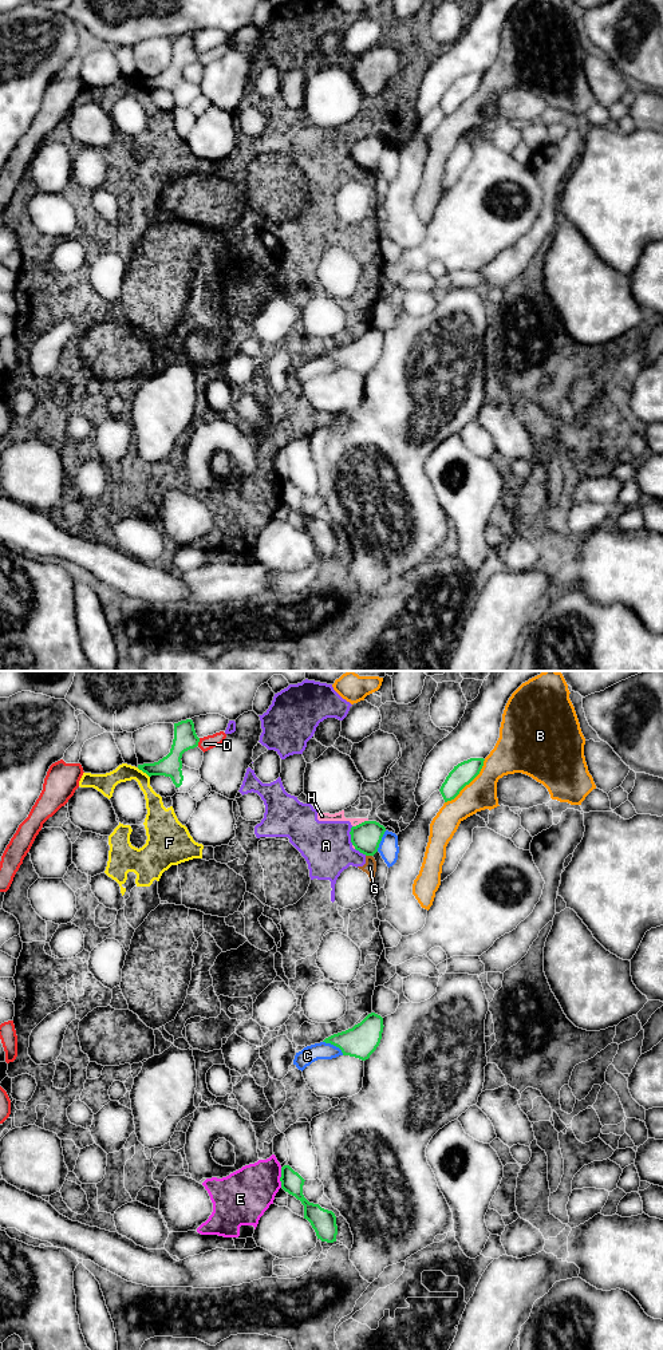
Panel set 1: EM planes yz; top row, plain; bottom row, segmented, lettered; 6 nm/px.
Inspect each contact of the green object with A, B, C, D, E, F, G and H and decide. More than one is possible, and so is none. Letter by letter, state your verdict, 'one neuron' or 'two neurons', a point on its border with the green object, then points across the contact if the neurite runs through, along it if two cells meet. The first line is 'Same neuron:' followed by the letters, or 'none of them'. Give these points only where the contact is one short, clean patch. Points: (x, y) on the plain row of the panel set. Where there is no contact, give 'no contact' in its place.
Same neuron: none of them
A: two neurons | yz (351, 150) | along yz (352, 141), (350, 146), (351, 158)
B: two neurons | yz (468, 98)
C: two neurons | yz (334, 359)
D: two neurons | yz (198, 55)
E: two neurons | yz (280, 492) | along yz (281, 482), (280, 501)
F: two neurons | yz (143, 86)
G: two neurons | yz (369, 169) | along yz (366, 169), (371, 170)
H: two neurons | yz (359, 138)

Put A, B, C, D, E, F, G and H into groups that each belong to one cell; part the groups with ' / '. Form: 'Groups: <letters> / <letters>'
Groups: A E F G H / B D / C

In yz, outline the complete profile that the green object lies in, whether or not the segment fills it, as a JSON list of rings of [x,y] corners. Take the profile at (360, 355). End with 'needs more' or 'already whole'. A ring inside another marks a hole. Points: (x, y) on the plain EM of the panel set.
[[[371,327],[352,343],[334,348],[323,356],[339,362],[343,370],[366,375],[379,360],[383,342],[383,332]]] | already whole

